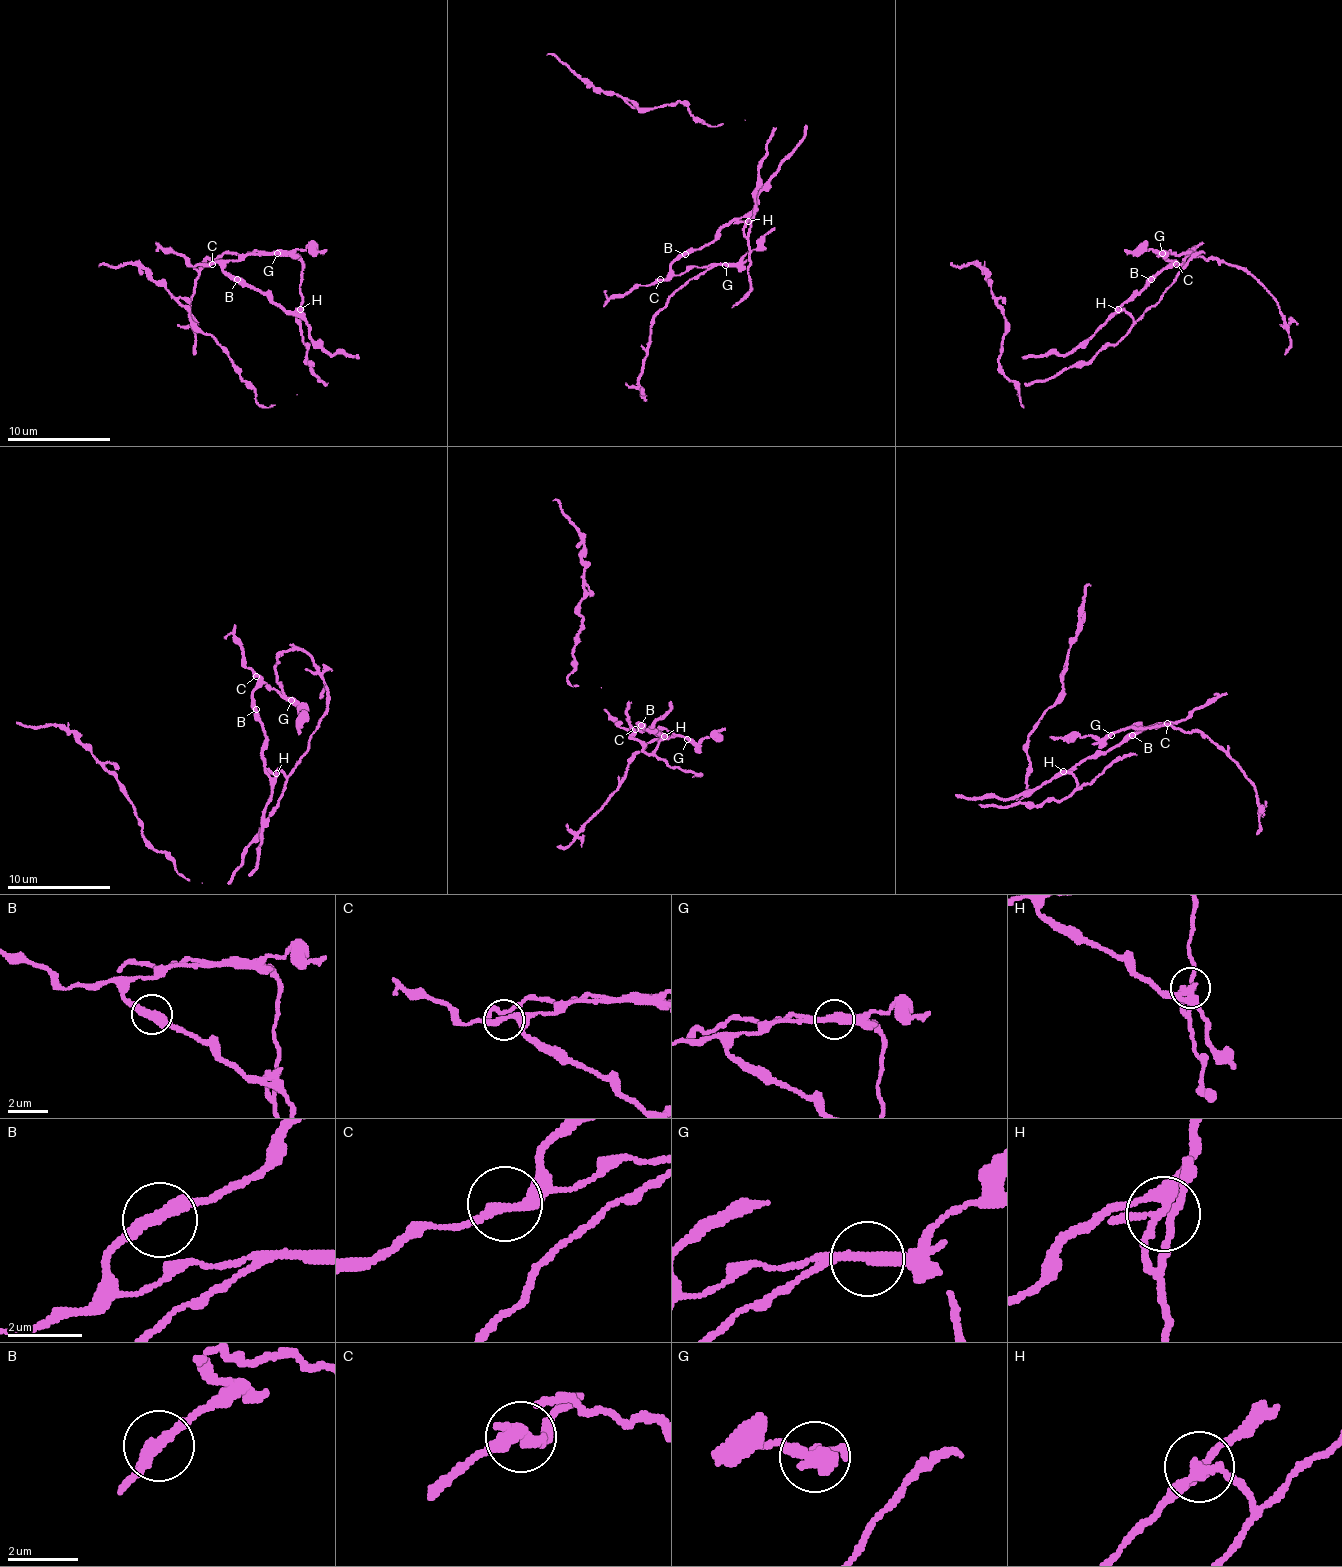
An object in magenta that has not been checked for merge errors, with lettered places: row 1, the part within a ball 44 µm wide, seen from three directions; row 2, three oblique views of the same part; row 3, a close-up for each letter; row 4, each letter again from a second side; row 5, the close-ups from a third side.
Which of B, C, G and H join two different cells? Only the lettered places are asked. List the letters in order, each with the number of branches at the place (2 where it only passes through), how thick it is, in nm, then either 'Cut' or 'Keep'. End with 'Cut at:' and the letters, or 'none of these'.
B: Branches: 2. Thickness 360 nm. Keep
C: Branches: 2. Thickness 280 nm. Keep
G: Branches: 2. Thickness 320 nm. Cut
H: Branches: 3. Thickness 240 nm. Cut
Cut at: G, H

